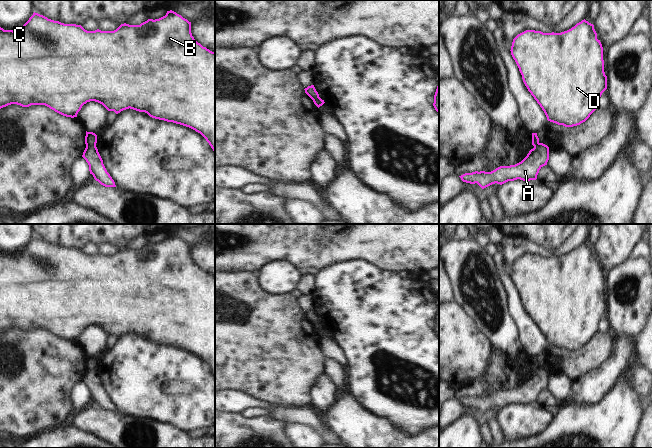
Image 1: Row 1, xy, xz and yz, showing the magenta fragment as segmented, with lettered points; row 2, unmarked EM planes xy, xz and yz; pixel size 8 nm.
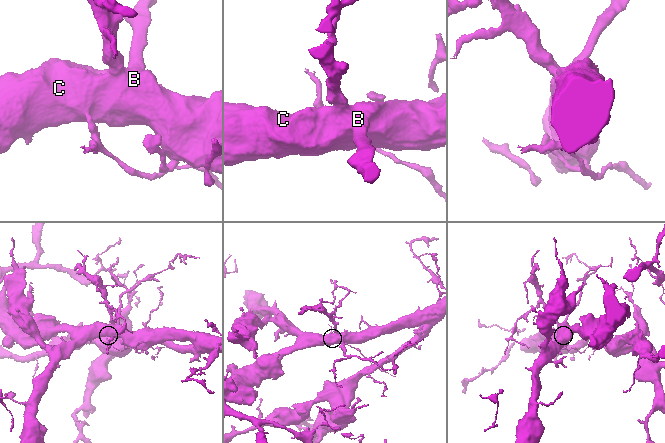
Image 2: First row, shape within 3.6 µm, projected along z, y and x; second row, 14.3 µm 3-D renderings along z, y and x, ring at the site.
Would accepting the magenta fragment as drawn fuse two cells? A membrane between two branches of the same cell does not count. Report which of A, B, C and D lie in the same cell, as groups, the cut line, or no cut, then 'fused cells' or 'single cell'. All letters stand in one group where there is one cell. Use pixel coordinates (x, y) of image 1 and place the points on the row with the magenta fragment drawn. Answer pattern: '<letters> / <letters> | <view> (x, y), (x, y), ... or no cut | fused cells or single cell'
A / B C D | xy (95, 144), (86, 147) | fused cells

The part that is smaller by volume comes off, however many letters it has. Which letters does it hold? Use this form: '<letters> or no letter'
A.

